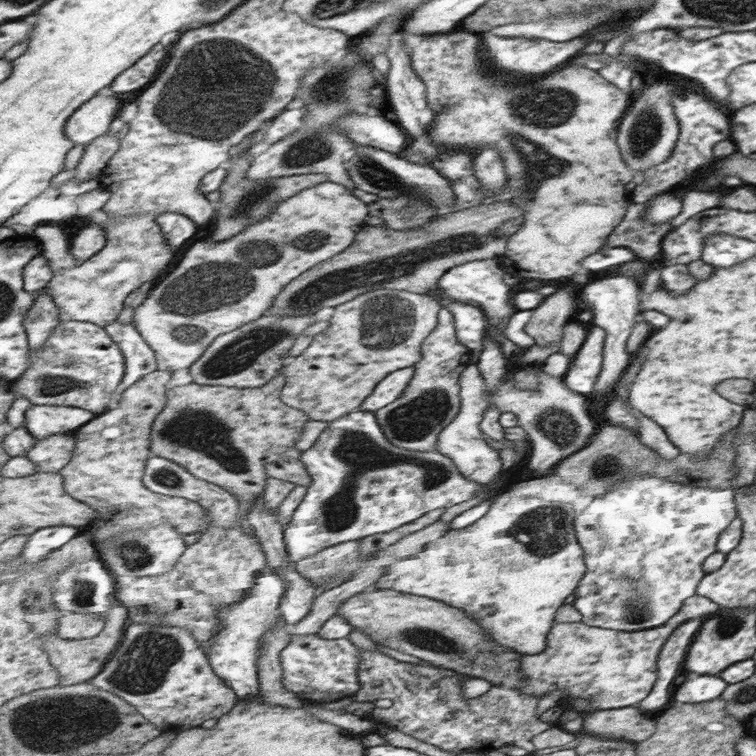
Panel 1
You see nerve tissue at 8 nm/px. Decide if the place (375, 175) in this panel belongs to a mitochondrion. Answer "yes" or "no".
yes

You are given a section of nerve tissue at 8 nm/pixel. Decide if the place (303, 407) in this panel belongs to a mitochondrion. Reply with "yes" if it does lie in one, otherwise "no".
no

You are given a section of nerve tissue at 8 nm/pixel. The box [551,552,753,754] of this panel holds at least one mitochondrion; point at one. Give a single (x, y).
(636, 607)

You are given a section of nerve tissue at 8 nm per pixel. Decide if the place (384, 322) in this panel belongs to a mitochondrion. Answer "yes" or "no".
yes

